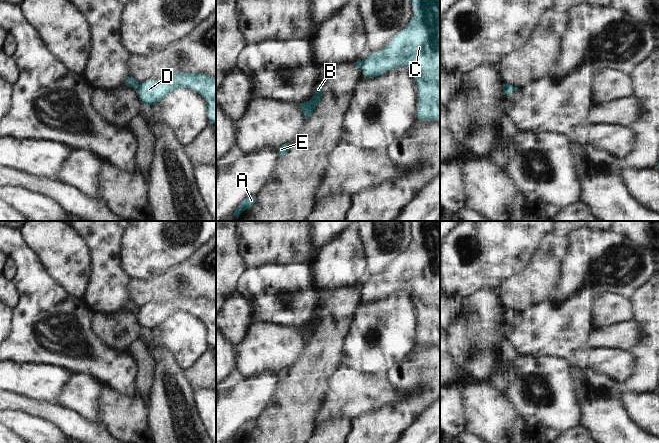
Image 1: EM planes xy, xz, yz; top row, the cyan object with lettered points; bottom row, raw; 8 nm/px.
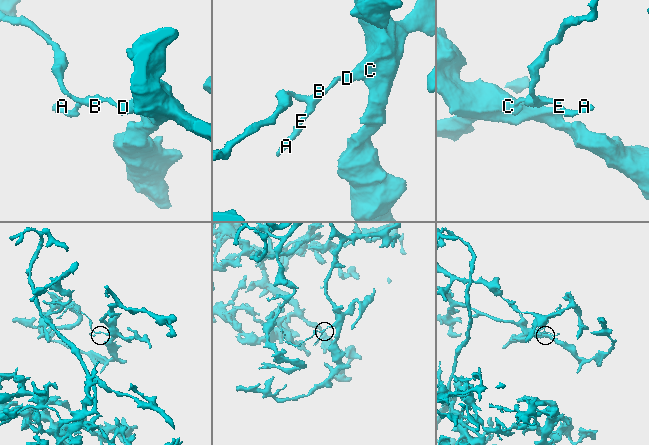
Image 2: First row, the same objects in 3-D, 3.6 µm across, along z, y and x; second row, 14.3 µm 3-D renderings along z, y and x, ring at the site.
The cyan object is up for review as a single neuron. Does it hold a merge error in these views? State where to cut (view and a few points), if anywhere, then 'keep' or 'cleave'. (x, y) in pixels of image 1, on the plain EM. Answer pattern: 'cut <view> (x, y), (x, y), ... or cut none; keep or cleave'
cut xy (138, 308), (136, 312); cleave

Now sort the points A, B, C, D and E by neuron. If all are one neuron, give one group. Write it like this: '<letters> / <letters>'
A B E / C D

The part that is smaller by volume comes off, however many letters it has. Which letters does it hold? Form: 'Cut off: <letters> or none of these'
Cut off: A, B, E.

